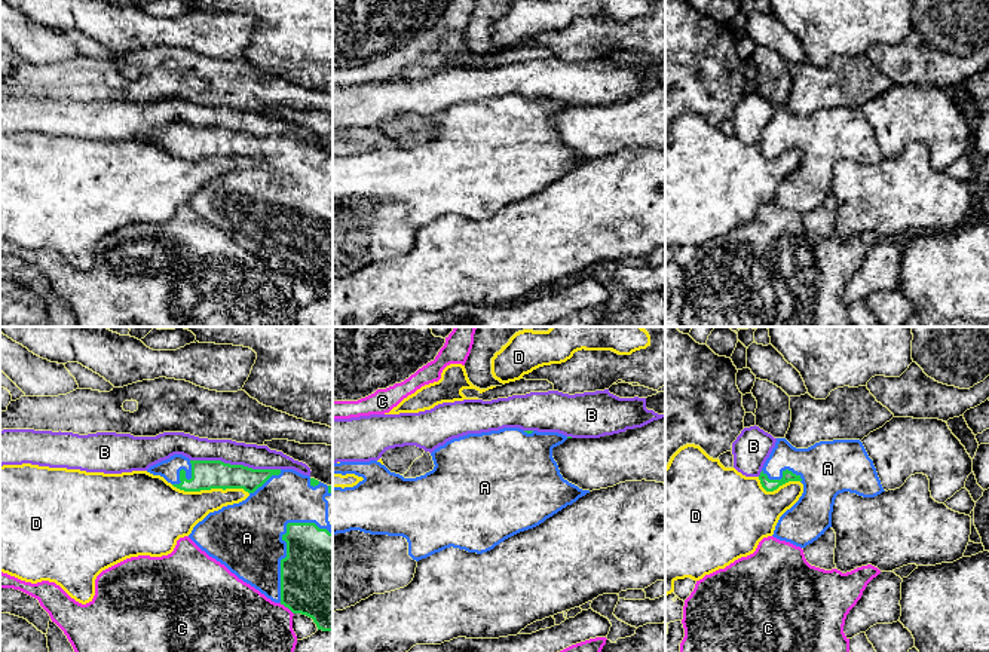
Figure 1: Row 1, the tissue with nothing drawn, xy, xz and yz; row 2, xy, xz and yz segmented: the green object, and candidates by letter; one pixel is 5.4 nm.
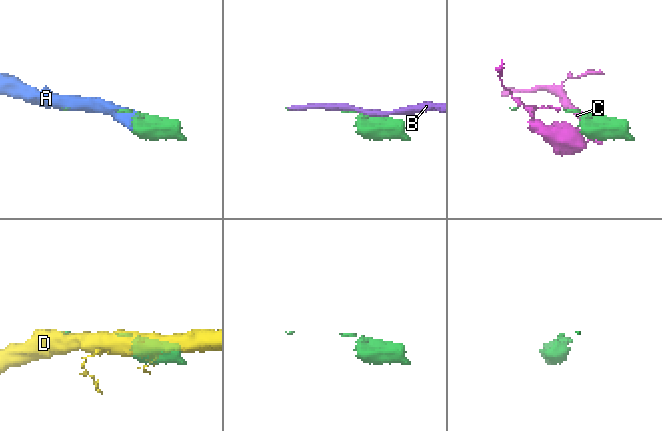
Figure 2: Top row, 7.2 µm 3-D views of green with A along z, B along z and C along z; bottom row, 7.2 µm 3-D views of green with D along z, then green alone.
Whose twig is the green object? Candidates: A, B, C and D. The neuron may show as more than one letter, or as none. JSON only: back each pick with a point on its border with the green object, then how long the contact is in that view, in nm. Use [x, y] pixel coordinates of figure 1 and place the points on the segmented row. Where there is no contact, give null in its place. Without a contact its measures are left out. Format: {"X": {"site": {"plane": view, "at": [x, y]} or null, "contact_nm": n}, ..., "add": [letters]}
{"A": {"site": {"plane": "xy", "at": [287, 544]}, "contact_nm": 480}, "add": ["A"]}

